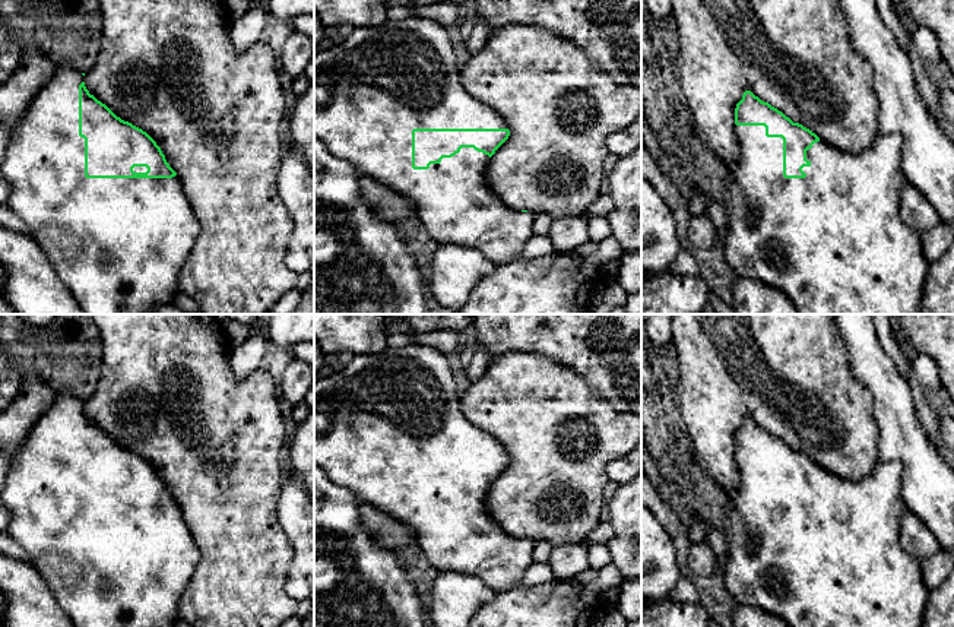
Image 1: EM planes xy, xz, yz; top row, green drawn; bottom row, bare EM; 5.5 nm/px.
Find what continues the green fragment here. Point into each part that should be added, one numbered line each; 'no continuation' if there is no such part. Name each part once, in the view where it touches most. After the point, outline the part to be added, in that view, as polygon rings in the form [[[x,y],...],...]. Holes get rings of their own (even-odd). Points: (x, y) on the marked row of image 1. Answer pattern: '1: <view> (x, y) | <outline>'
1: xz (371, 89) | [[[409,16],[402,20],[387,19],[378,26],[358,26],[345,38],[337,39],[329,50],[321,50],[314,54],[314,136],[321,140],[336,158],[342,158],[354,164],[362,174],[370,177],[384,187],[396,191],[408,199],[413,208],[415,215],[422,222],[428,235],[438,244],[454,244],[463,248],[479,250],[489,262],[501,266],[511,259],[520,256],[530,235],[533,234],[535,215],[530,212],[520,212],[508,208],[494,191],[485,180],[485,168],[489,156],[475,151],[473,148],[462,148],[459,153],[451,158],[443,158],[440,164],[431,164],[428,170],[412,168],[412,130],[413,129],[507,129],[505,120],[489,105],[475,99],[462,85],[460,66],[457,54],[449,35],[449,29],[430,18]]]

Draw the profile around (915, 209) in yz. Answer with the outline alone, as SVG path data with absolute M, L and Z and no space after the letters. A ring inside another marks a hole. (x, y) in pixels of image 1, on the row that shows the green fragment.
M909 183L900 191L900 216L917 234L941 224L936 209Z

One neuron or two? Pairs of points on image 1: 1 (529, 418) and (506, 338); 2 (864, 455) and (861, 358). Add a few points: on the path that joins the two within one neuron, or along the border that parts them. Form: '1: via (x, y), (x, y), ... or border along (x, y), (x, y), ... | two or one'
1: border along (544, 354), (504, 352), (493, 361) | two
2: border along (846, 354), (852, 374), (869, 393), (874, 417) | two

